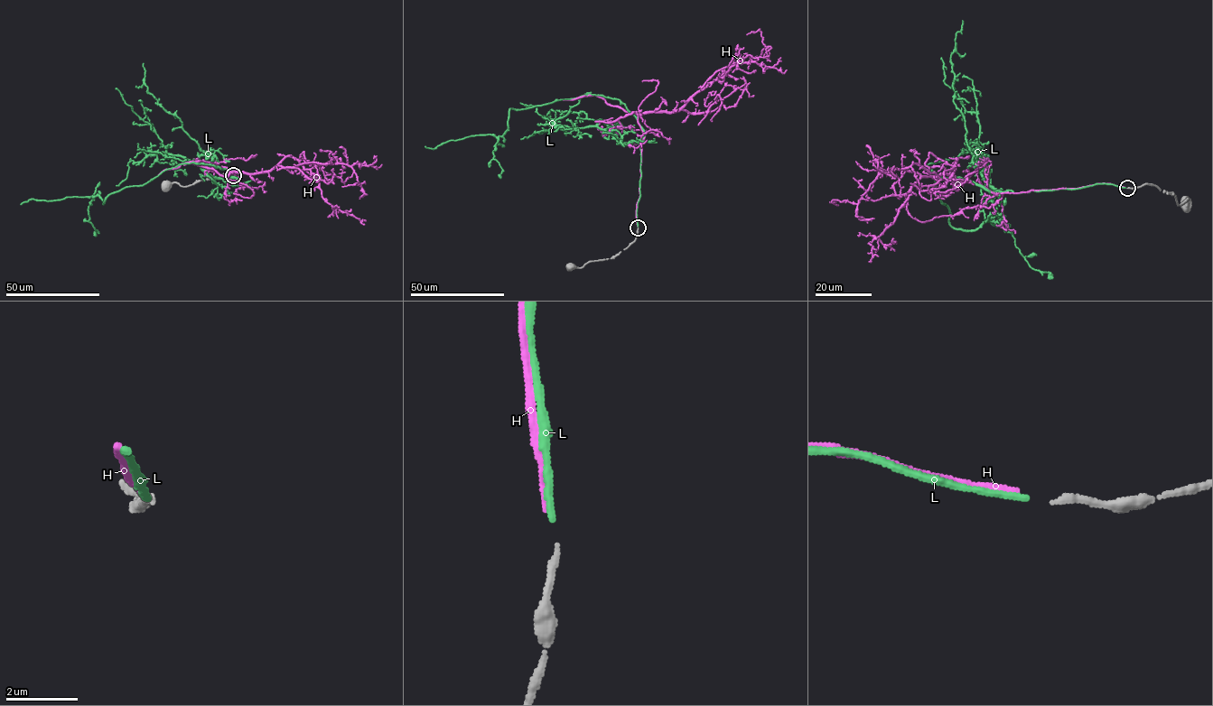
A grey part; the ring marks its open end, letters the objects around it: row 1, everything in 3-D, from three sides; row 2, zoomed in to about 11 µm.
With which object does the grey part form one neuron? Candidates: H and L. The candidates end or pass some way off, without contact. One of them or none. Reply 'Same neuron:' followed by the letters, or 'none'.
Same neuron: H

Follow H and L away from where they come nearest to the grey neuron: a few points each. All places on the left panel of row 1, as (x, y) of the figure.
H: (233, 174), (238, 179), (233, 171), (345, 163), (360, 186), (341, 186)
L: (233, 175), (239, 176), (229, 169), (180, 163), (110, 193), (103, 203), (97, 195), (21, 204)

